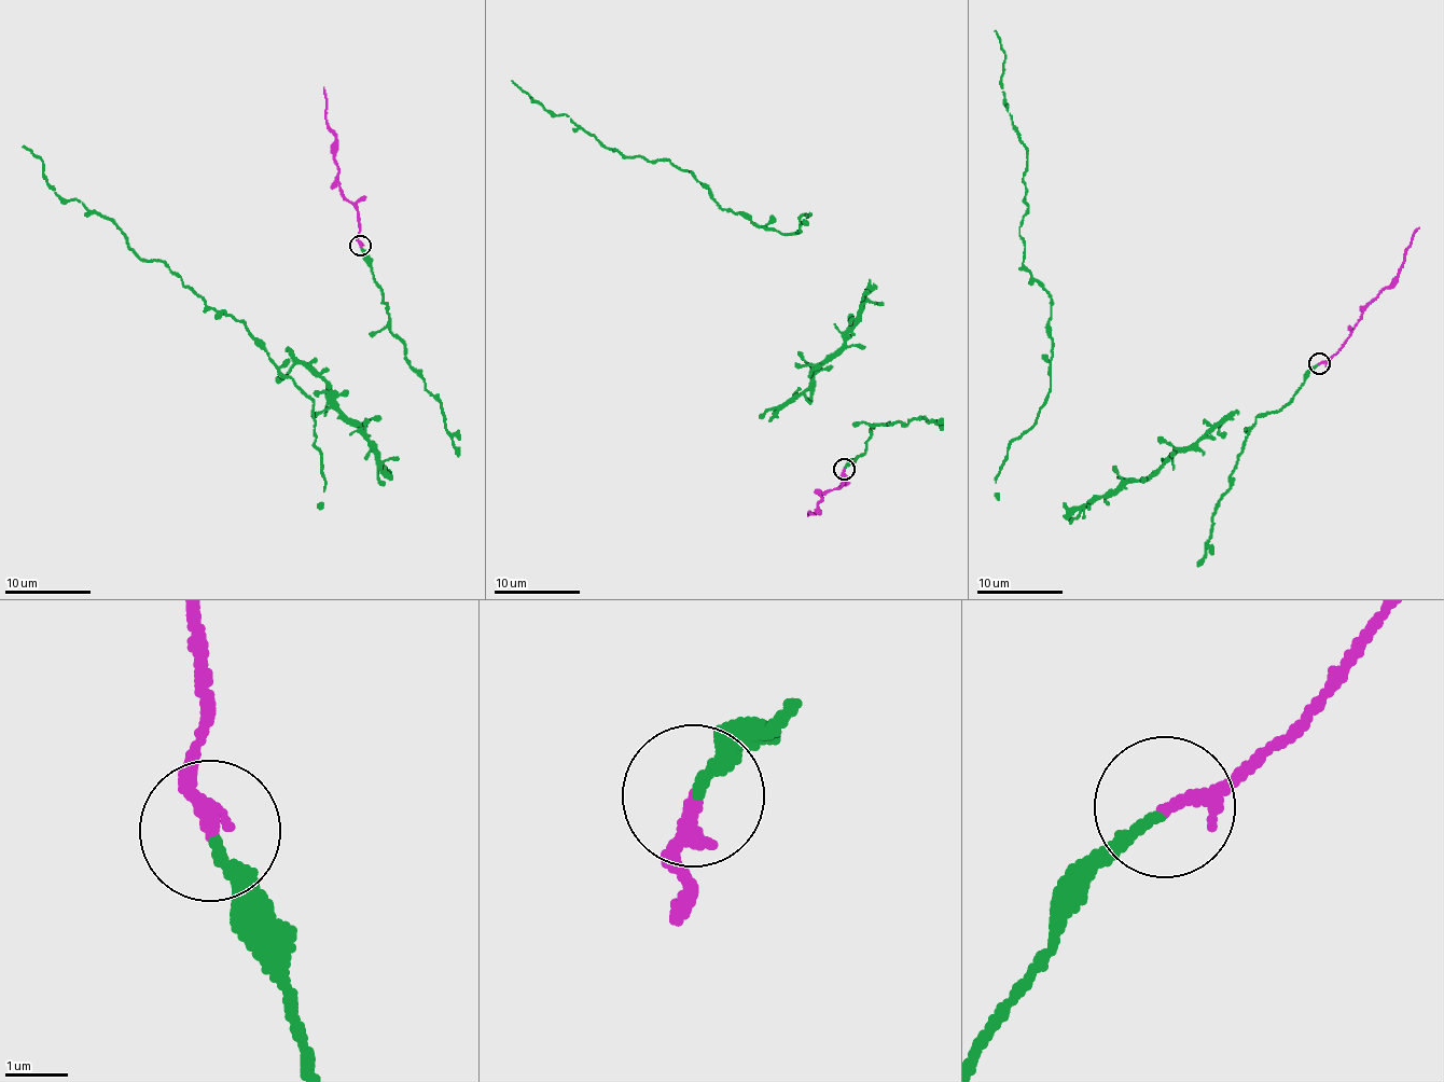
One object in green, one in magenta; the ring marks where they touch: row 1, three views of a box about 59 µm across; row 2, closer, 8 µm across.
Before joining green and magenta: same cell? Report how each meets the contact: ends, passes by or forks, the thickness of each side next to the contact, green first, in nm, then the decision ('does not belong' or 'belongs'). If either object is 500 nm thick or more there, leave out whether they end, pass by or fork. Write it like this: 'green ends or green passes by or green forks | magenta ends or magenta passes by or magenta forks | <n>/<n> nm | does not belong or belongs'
green ends | magenta ends | 170/240 nm | belongs

